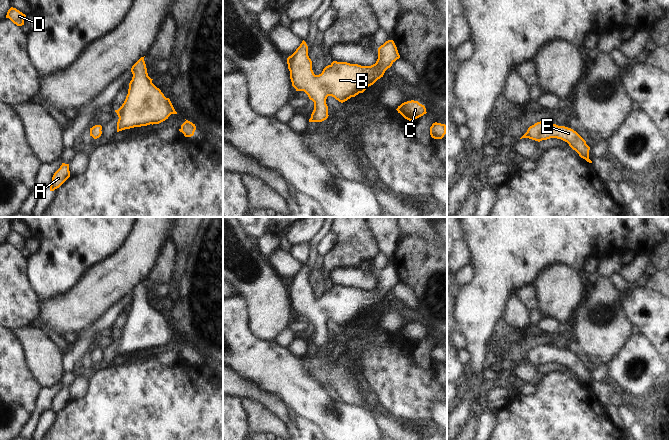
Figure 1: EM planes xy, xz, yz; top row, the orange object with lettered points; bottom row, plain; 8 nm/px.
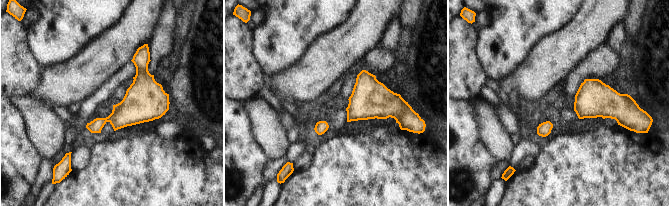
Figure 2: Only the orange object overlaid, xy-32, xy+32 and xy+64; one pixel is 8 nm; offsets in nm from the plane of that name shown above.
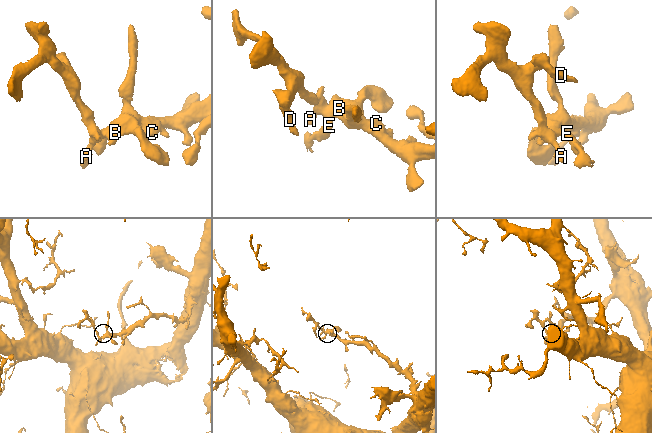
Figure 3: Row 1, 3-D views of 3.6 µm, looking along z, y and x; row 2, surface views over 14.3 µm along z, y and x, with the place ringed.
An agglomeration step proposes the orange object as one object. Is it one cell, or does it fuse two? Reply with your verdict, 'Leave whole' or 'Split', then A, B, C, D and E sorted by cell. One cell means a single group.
Leave whole. Groups: A B C D E

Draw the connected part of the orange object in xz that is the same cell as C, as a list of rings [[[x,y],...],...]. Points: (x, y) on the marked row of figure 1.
[[[414,100],[402,103],[396,110],[409,121],[414,121],[427,113],[425,106]]]

